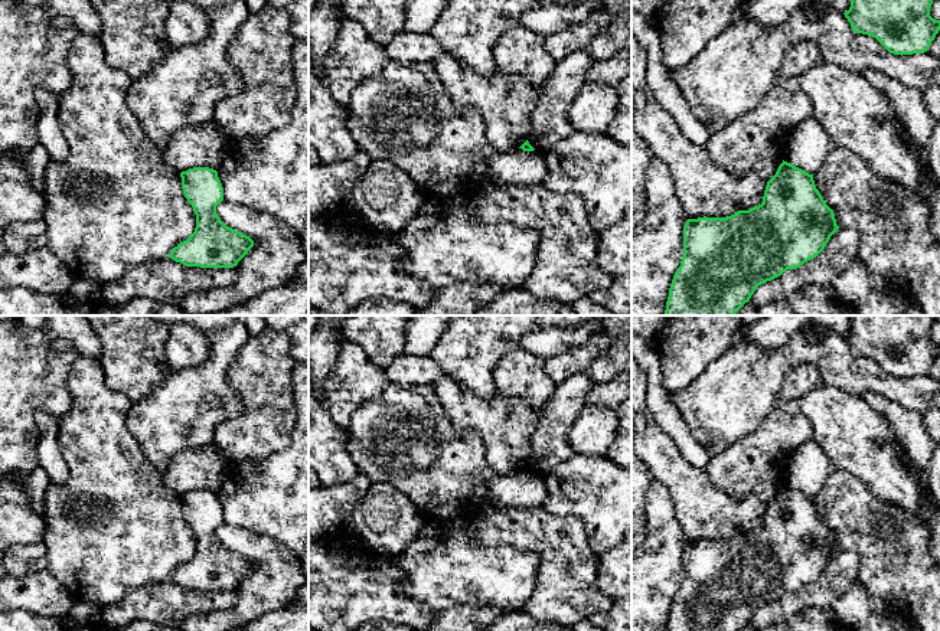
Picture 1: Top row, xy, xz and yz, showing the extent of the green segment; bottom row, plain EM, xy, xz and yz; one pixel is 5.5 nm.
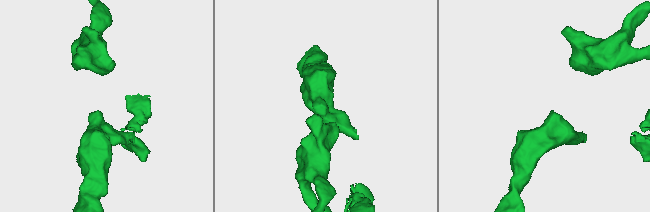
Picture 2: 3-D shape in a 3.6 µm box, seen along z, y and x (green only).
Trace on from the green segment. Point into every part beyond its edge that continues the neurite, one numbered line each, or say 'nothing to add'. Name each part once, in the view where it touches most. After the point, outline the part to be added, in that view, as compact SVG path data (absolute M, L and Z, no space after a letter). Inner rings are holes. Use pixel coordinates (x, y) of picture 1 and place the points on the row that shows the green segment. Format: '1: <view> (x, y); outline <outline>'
1: xy (204, 146); outline M209 121L174 133L163 148L163 157L180 173L193 167L218 170L226 156L228 146L218 125Z

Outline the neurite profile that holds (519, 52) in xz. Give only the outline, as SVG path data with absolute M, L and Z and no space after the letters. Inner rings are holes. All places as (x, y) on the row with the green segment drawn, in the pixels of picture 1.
M520 24L503 33L493 50L499 73L526 79L539 95L557 65L544 42L544 36Z

